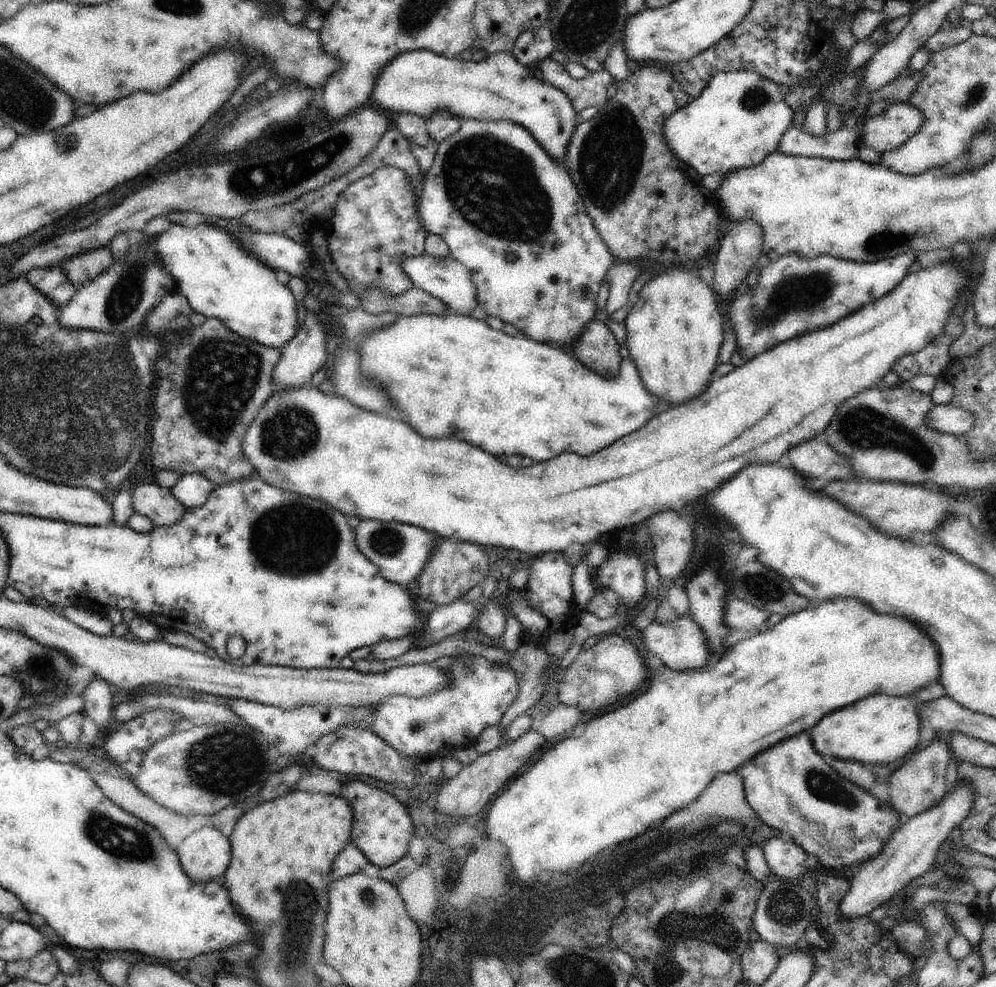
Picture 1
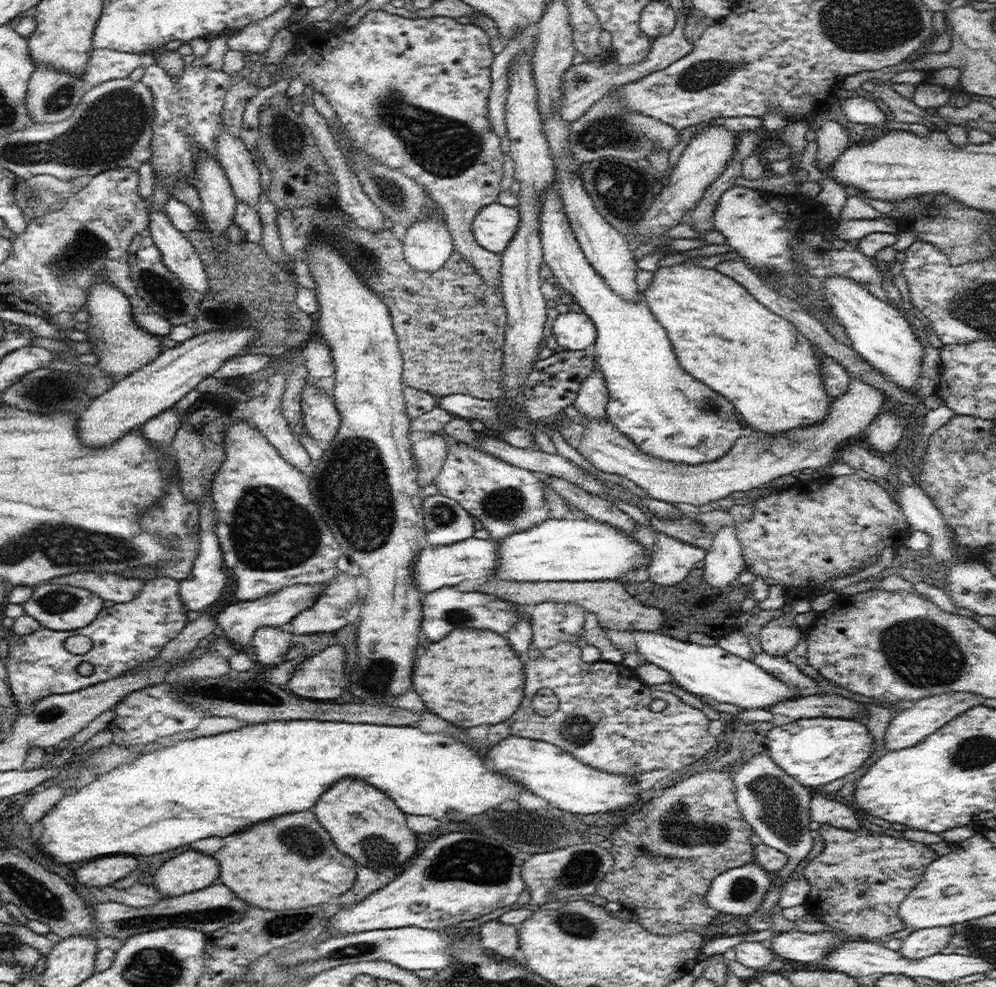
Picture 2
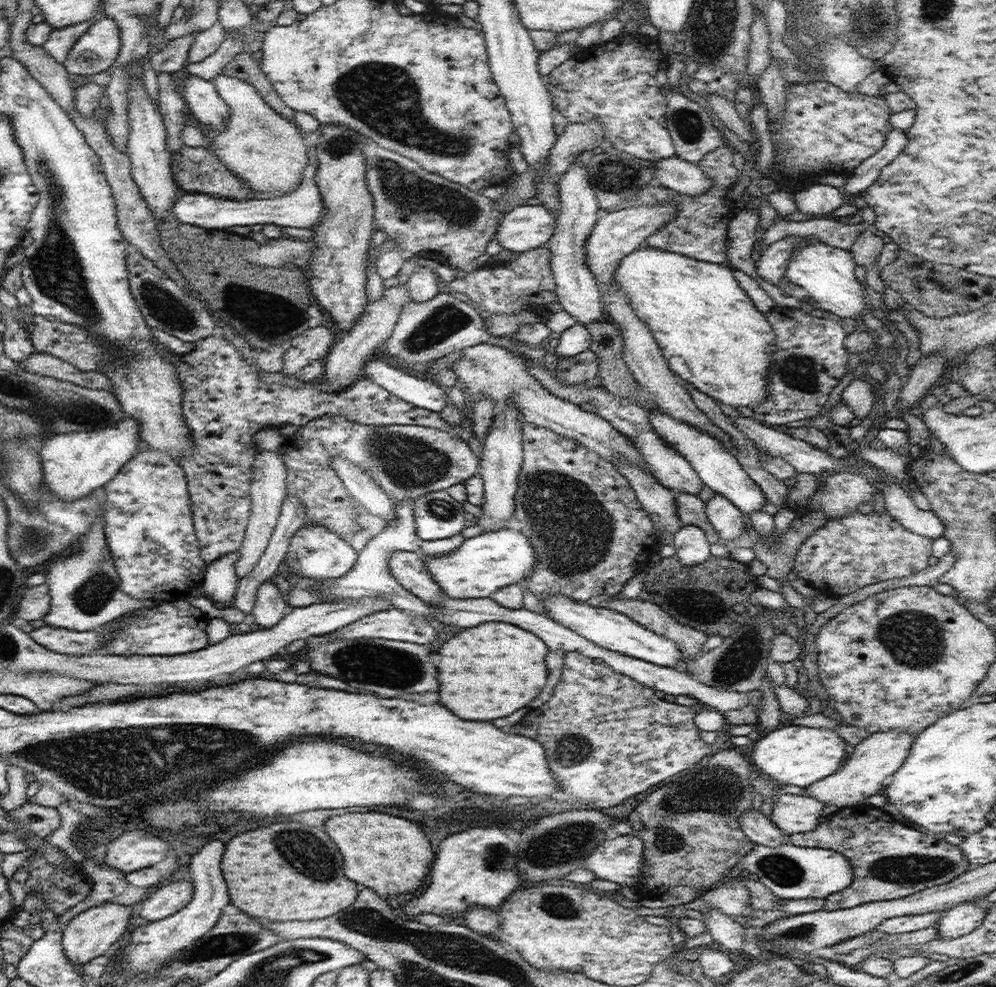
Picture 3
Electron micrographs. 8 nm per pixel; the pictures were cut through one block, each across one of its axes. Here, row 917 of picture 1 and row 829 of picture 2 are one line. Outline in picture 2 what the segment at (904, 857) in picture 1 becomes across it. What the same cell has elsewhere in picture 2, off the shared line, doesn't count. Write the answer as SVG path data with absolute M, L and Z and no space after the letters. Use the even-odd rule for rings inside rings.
M812 794L810 804L810 820L814 826L822 823L856 832L862 828L857 811L849 807L842 800L832 800L825 798L822 794Z

